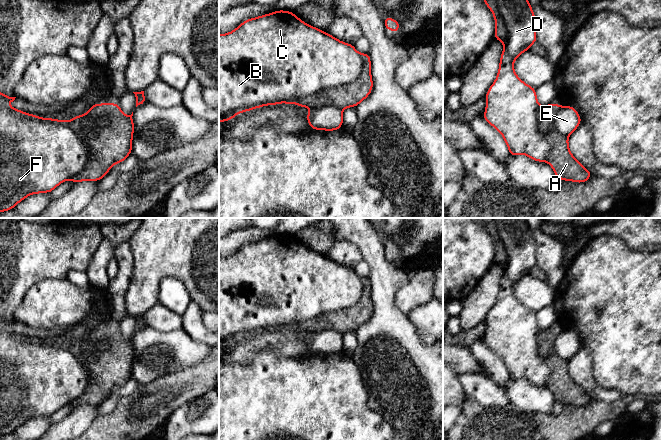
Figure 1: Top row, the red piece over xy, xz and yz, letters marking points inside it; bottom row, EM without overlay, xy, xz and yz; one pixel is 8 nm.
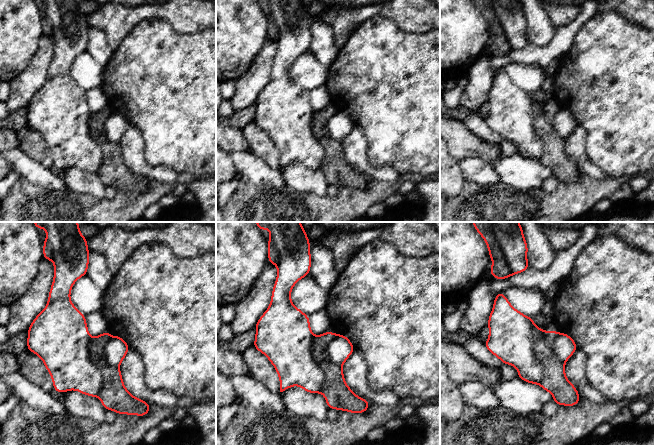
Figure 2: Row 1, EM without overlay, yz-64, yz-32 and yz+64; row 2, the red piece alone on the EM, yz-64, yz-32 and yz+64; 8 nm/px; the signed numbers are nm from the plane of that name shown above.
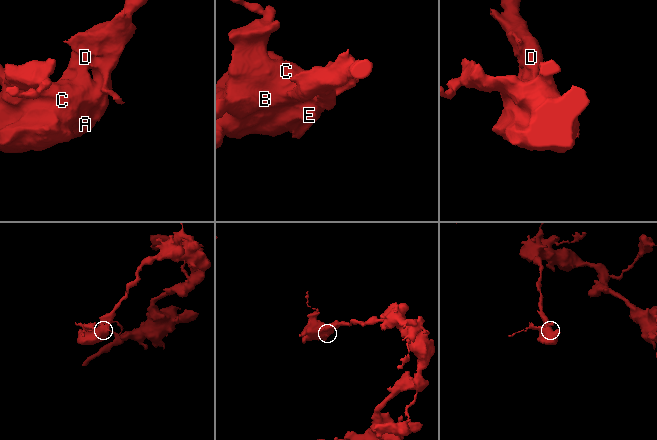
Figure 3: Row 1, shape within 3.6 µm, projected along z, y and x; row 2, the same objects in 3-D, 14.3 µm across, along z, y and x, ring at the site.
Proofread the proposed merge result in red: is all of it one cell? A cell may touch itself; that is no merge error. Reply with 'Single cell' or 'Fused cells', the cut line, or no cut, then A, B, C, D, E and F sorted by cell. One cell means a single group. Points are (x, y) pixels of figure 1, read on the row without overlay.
Fused cells. Split along xz (361, 279), (362, 293), (353, 305), (324, 312), (294, 326). Groups: A / B C D E F

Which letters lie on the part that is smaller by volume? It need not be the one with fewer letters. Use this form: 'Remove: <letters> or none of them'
Remove: A

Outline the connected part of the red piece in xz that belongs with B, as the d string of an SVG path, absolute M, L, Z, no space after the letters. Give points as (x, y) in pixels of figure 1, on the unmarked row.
M278 234L247 243L226 258L219 258L219 346L267 329L292 328L303 321L350 308L363 290L360 277L345 267L299 243L294 236Z

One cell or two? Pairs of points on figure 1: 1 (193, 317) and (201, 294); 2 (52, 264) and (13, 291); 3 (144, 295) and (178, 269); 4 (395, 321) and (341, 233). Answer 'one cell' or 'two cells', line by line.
1: two cells
2: one cell
3: one cell
4: one cell

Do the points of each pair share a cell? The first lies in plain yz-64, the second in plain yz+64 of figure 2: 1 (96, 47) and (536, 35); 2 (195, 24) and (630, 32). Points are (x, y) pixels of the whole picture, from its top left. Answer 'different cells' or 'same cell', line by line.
1: same cell
2: different cells

